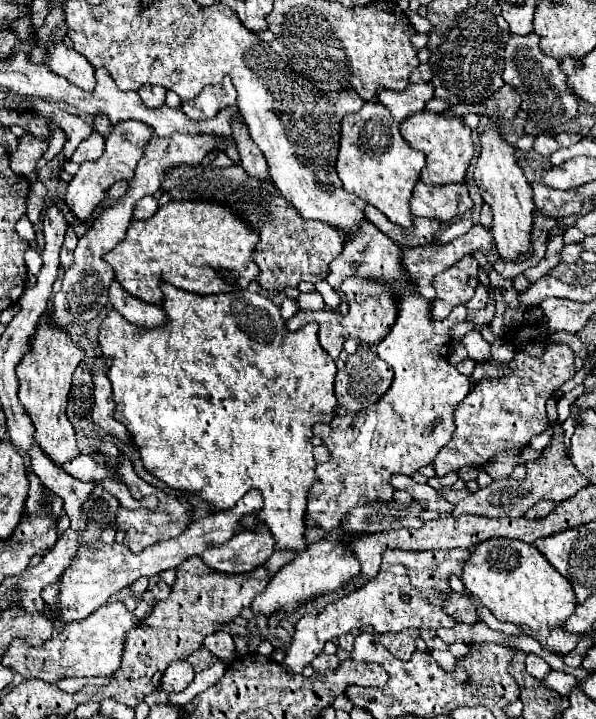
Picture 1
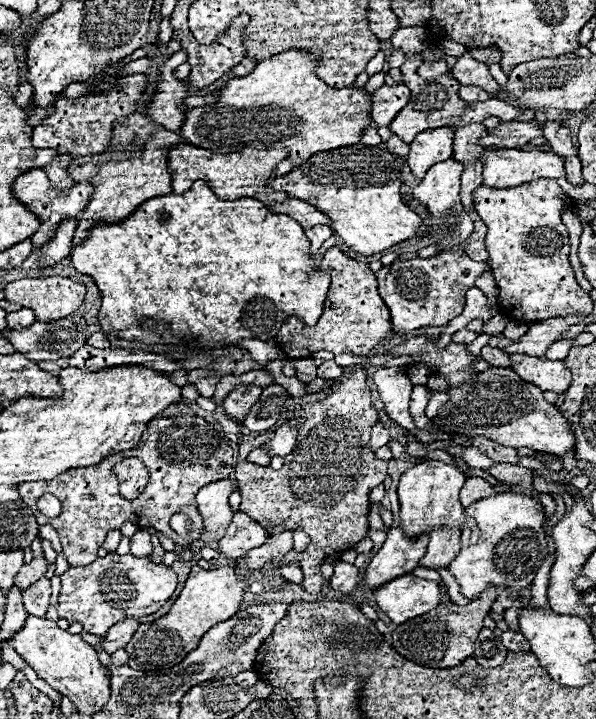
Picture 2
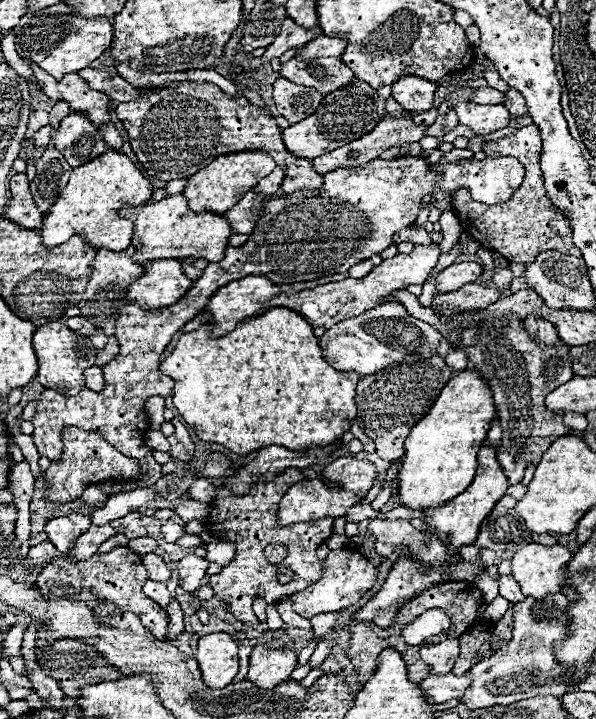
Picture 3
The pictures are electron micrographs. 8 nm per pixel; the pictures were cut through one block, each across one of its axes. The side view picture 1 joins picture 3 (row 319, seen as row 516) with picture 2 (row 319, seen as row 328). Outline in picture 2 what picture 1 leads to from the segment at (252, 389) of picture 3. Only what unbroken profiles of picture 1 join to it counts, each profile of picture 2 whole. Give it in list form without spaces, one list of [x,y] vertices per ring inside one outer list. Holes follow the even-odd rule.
[[[196,180],[190,190],[186,190],[184,194],[168,194],[168,196],[158,196],[158,198],[150,198],[148,202],[144,202],[136,212],[132,212],[124,222],[114,224],[114,226],[106,226],[100,224],[96,228],[92,228],[88,240],[72,250],[72,258],[70,258],[72,266],[76,268],[76,272],[90,276],[100,294],[102,294],[102,306],[100,306],[100,326],[104,328],[104,332],[122,338],[122,340],[136,340],[142,344],[186,344],[186,342],[196,342],[202,348],[220,348],[220,346],[234,346],[240,340],[248,340],[248,338],[258,338],[258,340],[268,340],[274,338],[280,330],[280,326],[286,322],[286,318],[290,316],[298,316],[306,326],[314,326],[322,314],[324,308],[324,300],[326,300],[326,292],[328,292],[328,274],[320,272],[318,262],[314,260],[314,256],[310,254],[310,240],[306,238],[302,226],[298,226],[298,222],[294,222],[290,216],[284,214],[272,214],[268,212],[268,208],[254,198],[242,198],[242,200],[218,200],[214,196],[214,192],[206,186],[204,180]],[[144,320],[156,320],[156,322],[164,322],[170,326],[170,336],[158,336],[158,332],[152,330],[144,330],[142,322]]]

